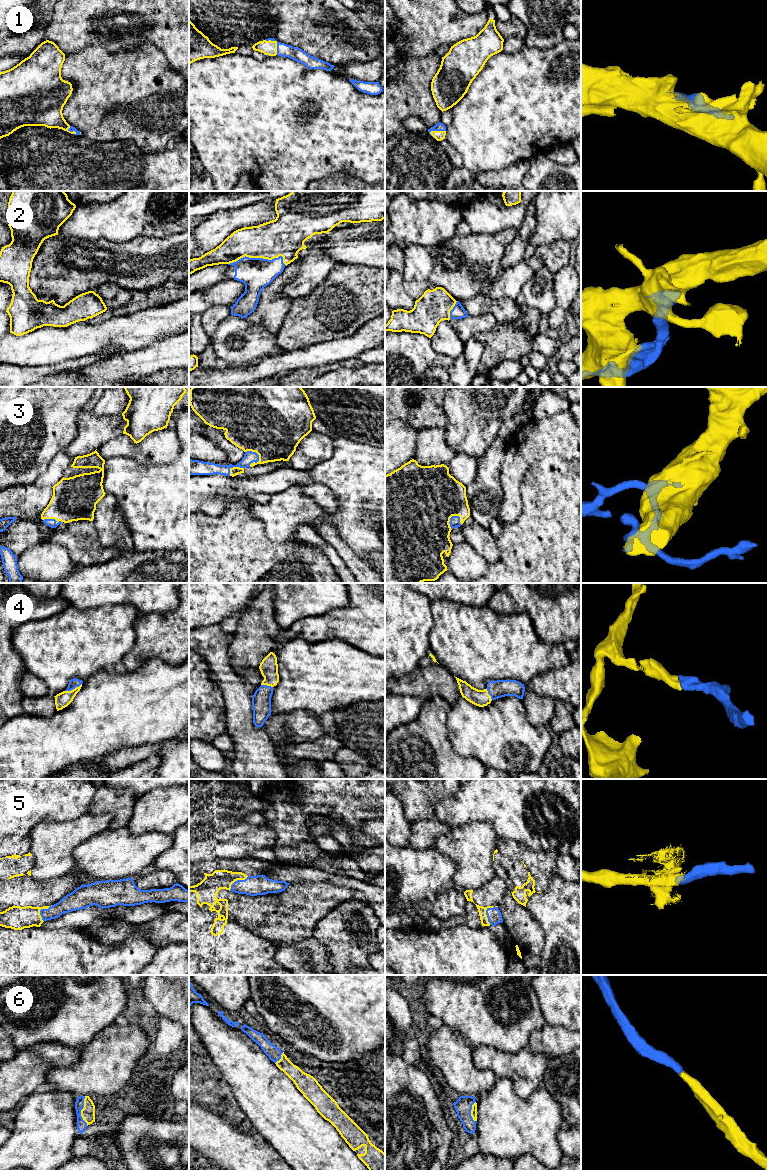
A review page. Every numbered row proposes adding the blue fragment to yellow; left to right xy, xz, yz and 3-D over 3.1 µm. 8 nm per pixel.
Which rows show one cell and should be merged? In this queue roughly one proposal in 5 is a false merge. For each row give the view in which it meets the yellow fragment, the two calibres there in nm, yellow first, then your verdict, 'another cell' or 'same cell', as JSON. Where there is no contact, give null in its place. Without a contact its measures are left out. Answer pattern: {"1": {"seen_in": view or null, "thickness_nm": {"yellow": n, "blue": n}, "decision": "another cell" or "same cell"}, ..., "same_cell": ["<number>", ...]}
{"1": {"seen_in": "xz", "thickness_nm": {"yellow": 110, "blue": 110}, "decision": "same cell"}, "2": {"seen_in": "xz", "thickness_nm": {"yellow": 300, "blue": 260}, "decision": "same cell"}, "3": {"seen_in": "xz", "thickness_nm": {"yellow": 400, "blue": 100}, "decision": "same cell"}, "4": {"seen_in": "xy", "thickness_nm": {"yellow": 120, "blue": 80}, "decision": "same cell"}, "5": {"seen_in": "yz", "thickness_nm": {"yellow": 60, "blue": 120}, "decision": "same cell"}, "6": {"seen_in": "xy", "thickness_nm": {"yellow": 110, "blue": 80}, "decision": "same cell"}, "same_cell": ["1", "2", "3", "4", "5", "6"]}

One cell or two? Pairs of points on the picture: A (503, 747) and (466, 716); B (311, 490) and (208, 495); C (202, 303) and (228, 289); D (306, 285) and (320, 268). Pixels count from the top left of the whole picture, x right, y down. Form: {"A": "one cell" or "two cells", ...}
{"A": "one cell", "B": "one cell", "C": "one cell", "D": "one cell"}

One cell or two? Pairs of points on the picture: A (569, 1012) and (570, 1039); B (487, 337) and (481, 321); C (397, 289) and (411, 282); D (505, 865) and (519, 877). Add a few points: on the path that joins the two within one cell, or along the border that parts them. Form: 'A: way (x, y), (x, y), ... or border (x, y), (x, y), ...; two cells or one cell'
A: border (547, 1024), (566, 1027), (570, 1030); two cells
B: border (498, 322), (490, 329), (482, 330), (474, 336); two cells
C: border (400, 272), (403, 278), (404, 290), (415, 300); two cells
D: way (508, 868), (516, 874); one cell

